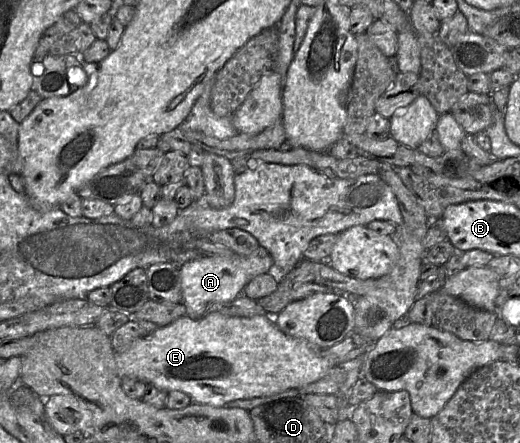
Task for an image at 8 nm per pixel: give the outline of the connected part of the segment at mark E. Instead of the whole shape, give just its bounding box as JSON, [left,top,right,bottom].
[115,311,332,407]

